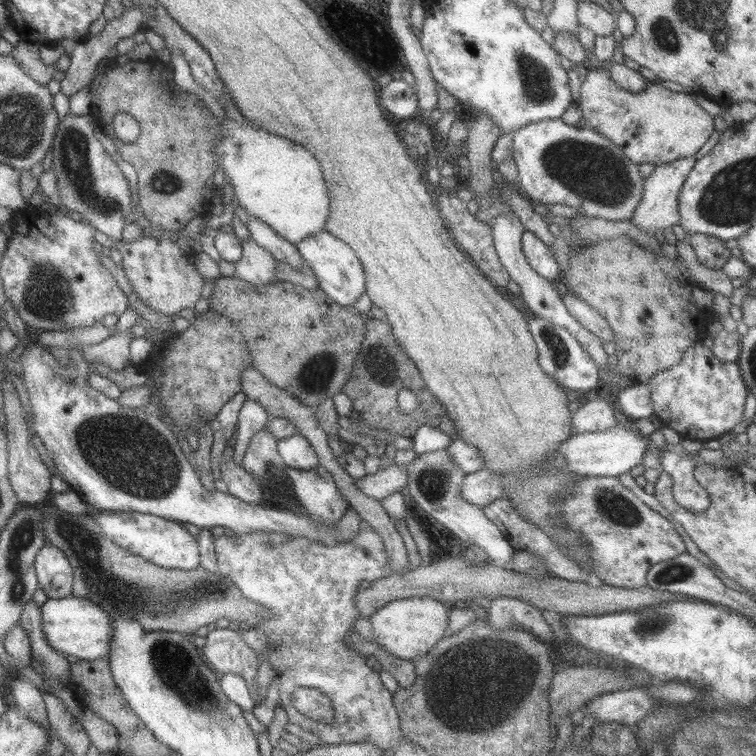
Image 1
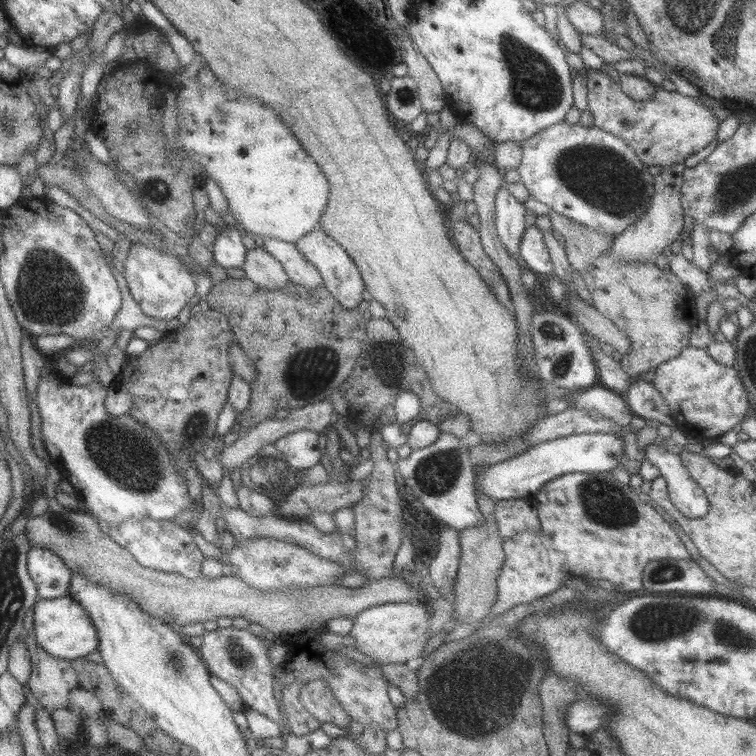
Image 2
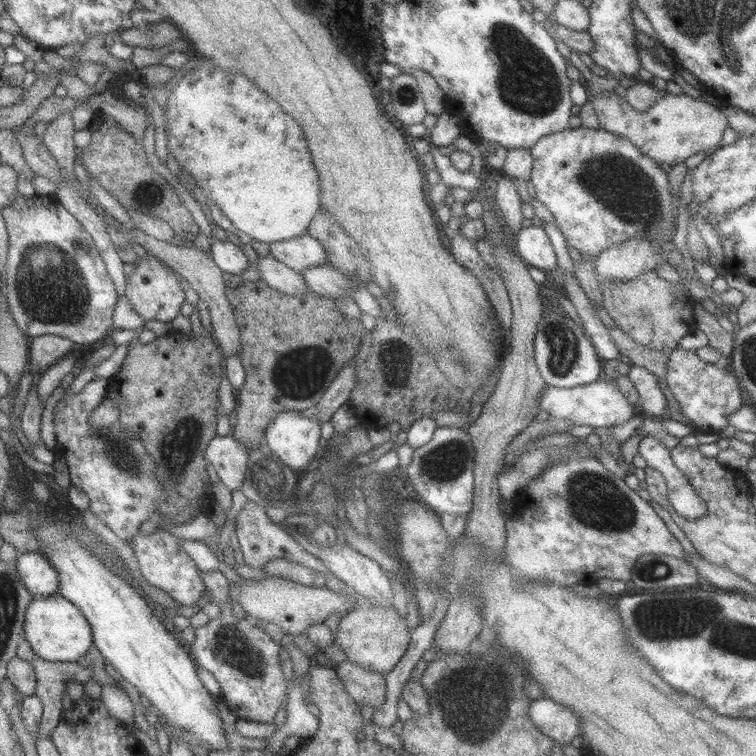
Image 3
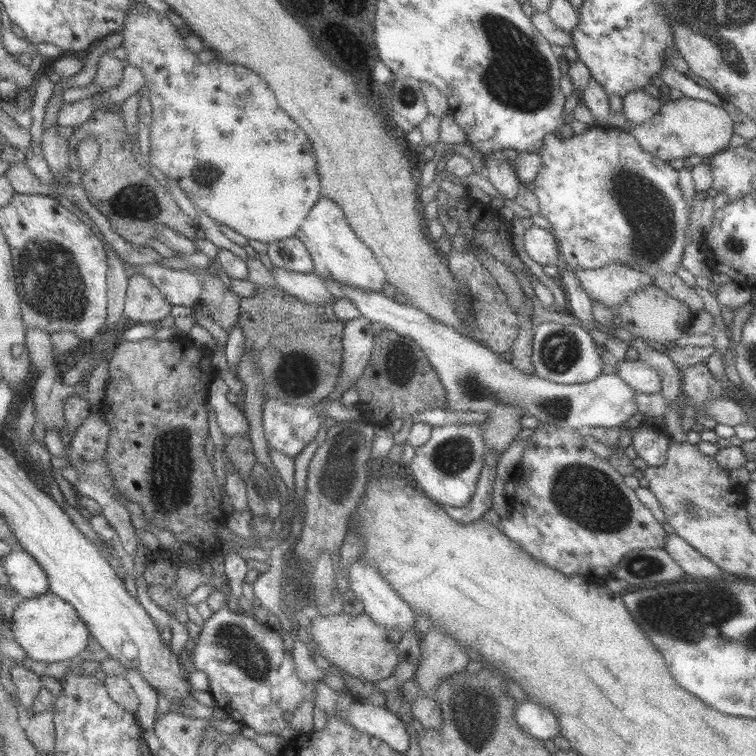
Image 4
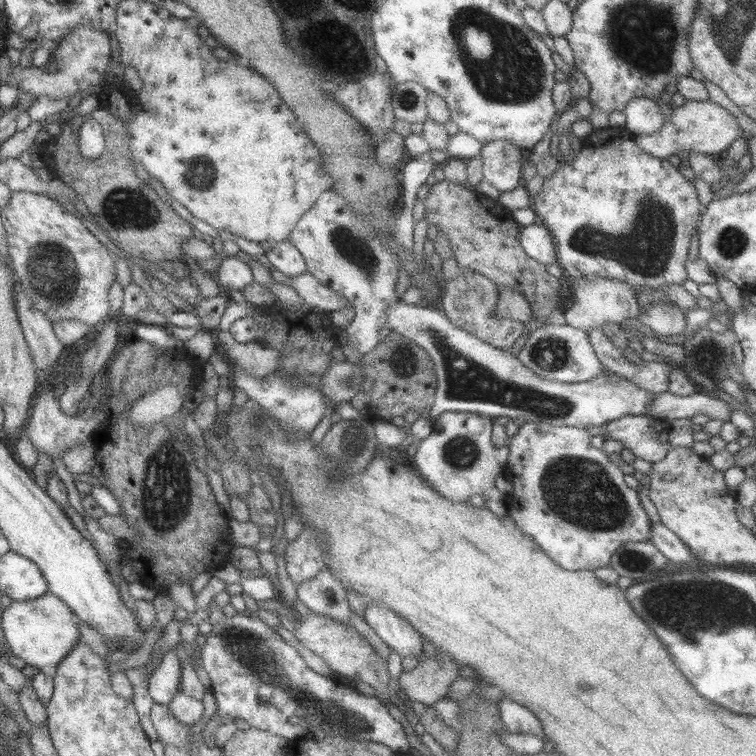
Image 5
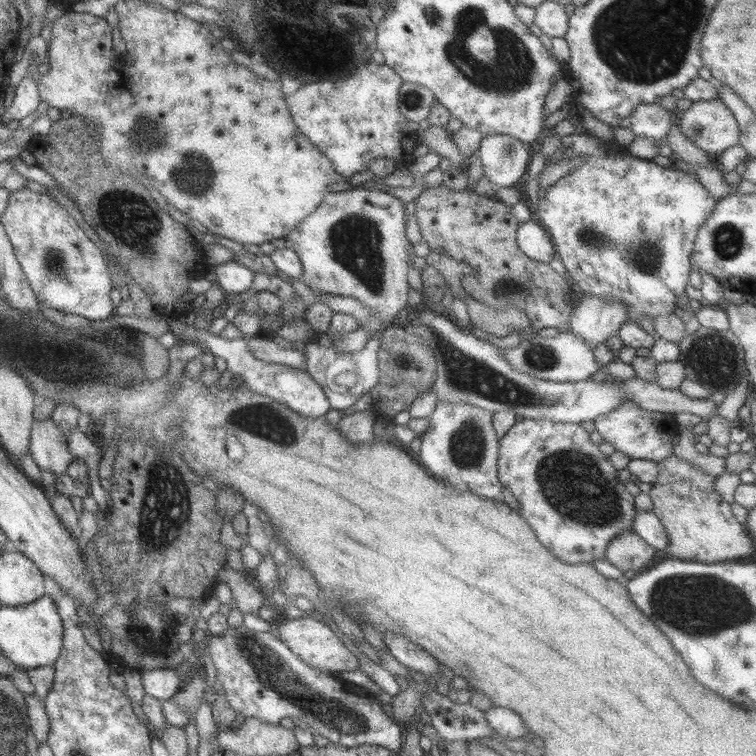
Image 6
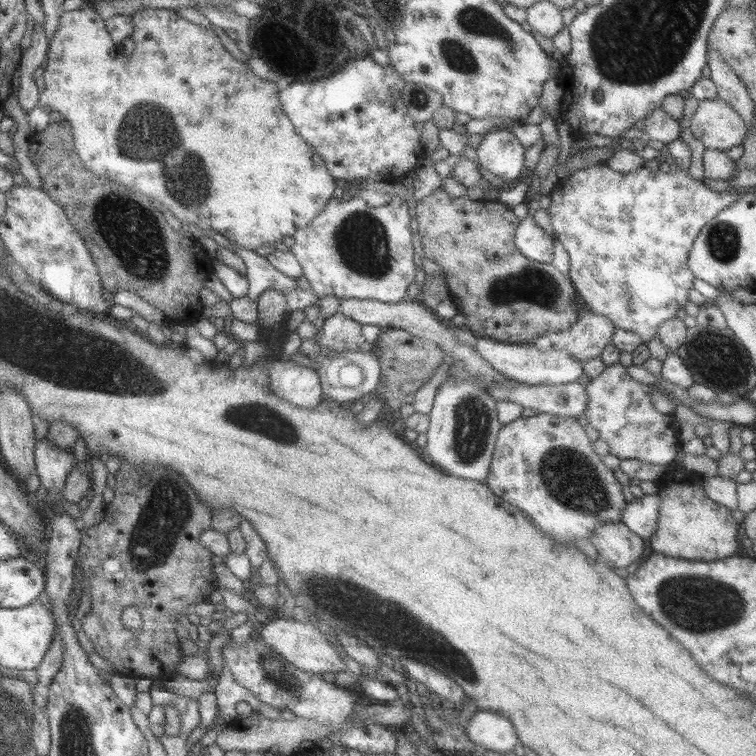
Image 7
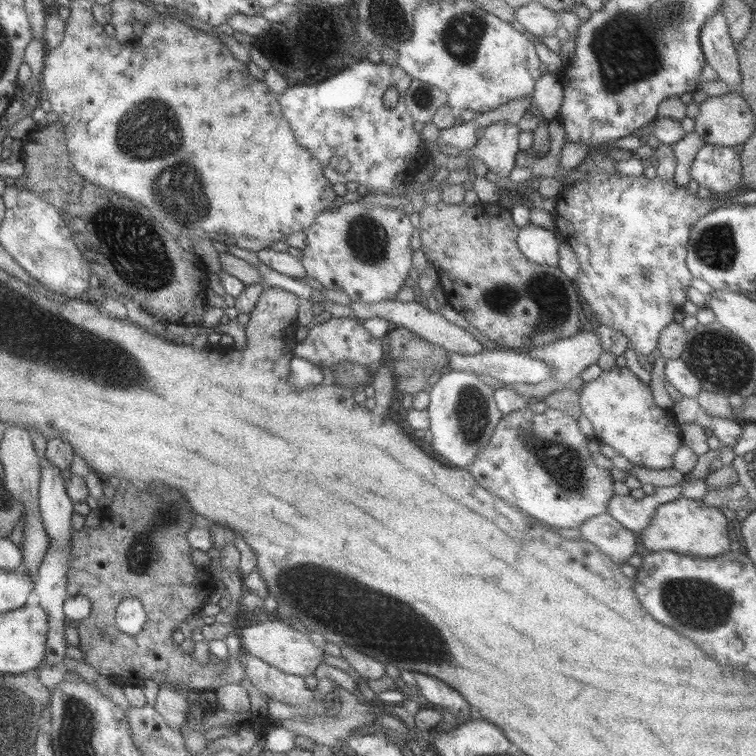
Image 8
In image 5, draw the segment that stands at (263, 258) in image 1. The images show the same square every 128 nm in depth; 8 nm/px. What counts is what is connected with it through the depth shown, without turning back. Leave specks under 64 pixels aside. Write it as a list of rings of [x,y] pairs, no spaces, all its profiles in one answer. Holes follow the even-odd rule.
[[[307,272],[292,276],[290,279],[290,288],[297,292],[306,308],[331,312],[351,306],[351,302],[342,297],[341,293],[319,283],[317,278]]]

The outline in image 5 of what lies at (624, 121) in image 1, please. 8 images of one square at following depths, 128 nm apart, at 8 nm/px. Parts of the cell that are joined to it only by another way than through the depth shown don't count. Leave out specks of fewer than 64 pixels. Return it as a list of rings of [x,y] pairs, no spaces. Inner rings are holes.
[[[709,99],[686,100],[683,105],[672,107],[671,117],[661,125],[660,131],[651,135],[641,134],[636,137],[636,143],[653,157],[666,158],[670,153],[676,154],[680,150],[720,156],[741,134],[736,118],[720,105]]]

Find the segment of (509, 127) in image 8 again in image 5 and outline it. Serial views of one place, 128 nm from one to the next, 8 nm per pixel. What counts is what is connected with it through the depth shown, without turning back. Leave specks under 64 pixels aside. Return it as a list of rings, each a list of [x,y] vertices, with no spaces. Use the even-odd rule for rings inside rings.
[[[493,140],[481,147],[482,180],[499,191],[510,192],[522,184],[521,148],[505,140]]]

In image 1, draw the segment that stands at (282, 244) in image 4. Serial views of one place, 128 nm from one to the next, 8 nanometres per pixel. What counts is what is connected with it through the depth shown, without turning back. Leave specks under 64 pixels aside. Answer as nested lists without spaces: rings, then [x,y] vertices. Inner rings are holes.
[[[323,230],[296,242],[293,246],[309,266],[313,275],[316,276],[317,286],[320,290],[337,304],[341,306],[353,305],[357,298],[365,292],[365,277],[361,264],[353,250],[340,239],[334,238]]]

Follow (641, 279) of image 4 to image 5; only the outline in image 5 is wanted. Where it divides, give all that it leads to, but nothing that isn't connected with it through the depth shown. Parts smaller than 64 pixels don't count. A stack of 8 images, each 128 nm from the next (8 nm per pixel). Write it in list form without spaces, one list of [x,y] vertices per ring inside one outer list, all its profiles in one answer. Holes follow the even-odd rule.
[[[595,277],[595,279],[574,279],[574,303],[562,311],[565,325],[588,332],[591,328],[602,328],[604,324],[620,325],[625,319],[635,319],[639,312],[636,292],[631,285],[613,277]]]

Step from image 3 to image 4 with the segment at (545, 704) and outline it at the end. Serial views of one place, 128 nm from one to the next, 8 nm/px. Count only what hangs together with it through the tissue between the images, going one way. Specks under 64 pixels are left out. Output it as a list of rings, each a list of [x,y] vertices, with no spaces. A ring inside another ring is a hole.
[[[533,702],[518,704],[513,712],[513,718],[523,732],[535,739],[545,741],[560,736],[557,718],[539,704],[533,704]]]

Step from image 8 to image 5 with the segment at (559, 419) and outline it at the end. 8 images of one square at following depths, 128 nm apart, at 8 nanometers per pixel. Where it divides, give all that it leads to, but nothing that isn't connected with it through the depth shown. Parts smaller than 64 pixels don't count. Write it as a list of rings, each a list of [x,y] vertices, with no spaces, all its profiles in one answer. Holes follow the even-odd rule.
[[[524,422],[519,426],[517,433],[508,438],[508,455],[504,464],[503,476],[513,486],[513,491],[507,493],[508,516],[515,522],[515,526],[521,528],[521,532],[531,538],[542,552],[545,553],[555,564],[561,566],[565,570],[589,570],[608,566],[610,564],[612,554],[619,549],[621,544],[627,542],[645,542],[649,541],[651,531],[649,531],[650,521],[645,513],[639,496],[631,488],[625,485],[623,481],[624,475],[614,466],[613,462],[607,458],[606,453],[602,449],[595,448],[590,444],[590,433],[584,428],[577,426],[553,426],[550,422]]]

